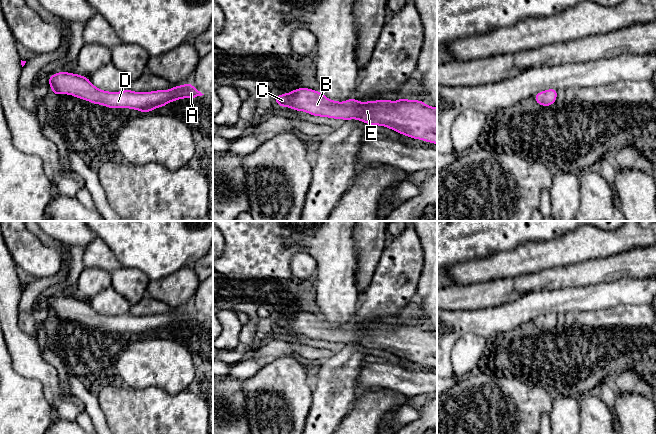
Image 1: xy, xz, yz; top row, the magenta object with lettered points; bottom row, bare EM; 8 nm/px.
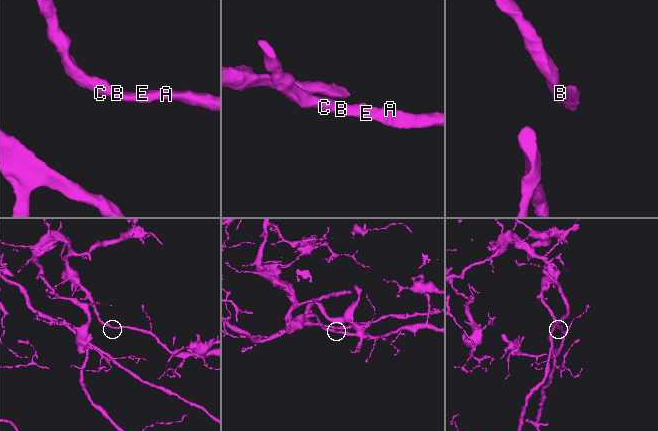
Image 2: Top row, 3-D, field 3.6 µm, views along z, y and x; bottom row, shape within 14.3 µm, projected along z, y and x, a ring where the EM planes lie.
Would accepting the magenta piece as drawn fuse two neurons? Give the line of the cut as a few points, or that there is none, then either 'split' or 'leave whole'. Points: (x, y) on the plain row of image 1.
no cut; leave whole

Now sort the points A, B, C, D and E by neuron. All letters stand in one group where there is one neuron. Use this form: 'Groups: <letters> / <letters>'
Groups: A B C D E

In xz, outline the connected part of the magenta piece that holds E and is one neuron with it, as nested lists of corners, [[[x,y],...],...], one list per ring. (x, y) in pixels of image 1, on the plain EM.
[[[299,312],[278,319],[277,329],[296,335],[305,335],[314,340],[333,343],[357,343],[368,349],[390,352],[400,358],[437,368],[437,332],[421,324],[398,325],[386,323],[358,326],[354,321],[344,326],[328,323],[319,315]]]

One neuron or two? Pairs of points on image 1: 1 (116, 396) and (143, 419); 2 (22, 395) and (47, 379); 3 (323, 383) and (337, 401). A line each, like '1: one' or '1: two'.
1: one
2: two
3: one

